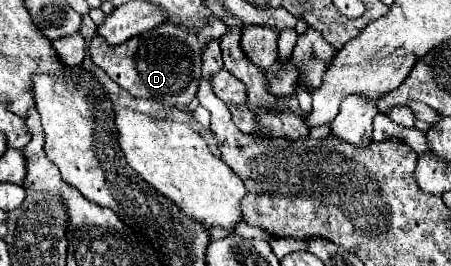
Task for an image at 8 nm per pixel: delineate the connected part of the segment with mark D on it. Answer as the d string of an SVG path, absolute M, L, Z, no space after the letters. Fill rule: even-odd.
M215 16L199 34L185 32L181 26L163 24L119 46L109 46L101 40L101 36L95 36L89 44L89 56L95 66L103 68L113 82L117 82L123 90L131 92L133 96L155 100L165 106L187 108L189 102L197 96L197 86L201 80L201 50L205 48L205 42L221 38L225 32L225 24L219 22Z

